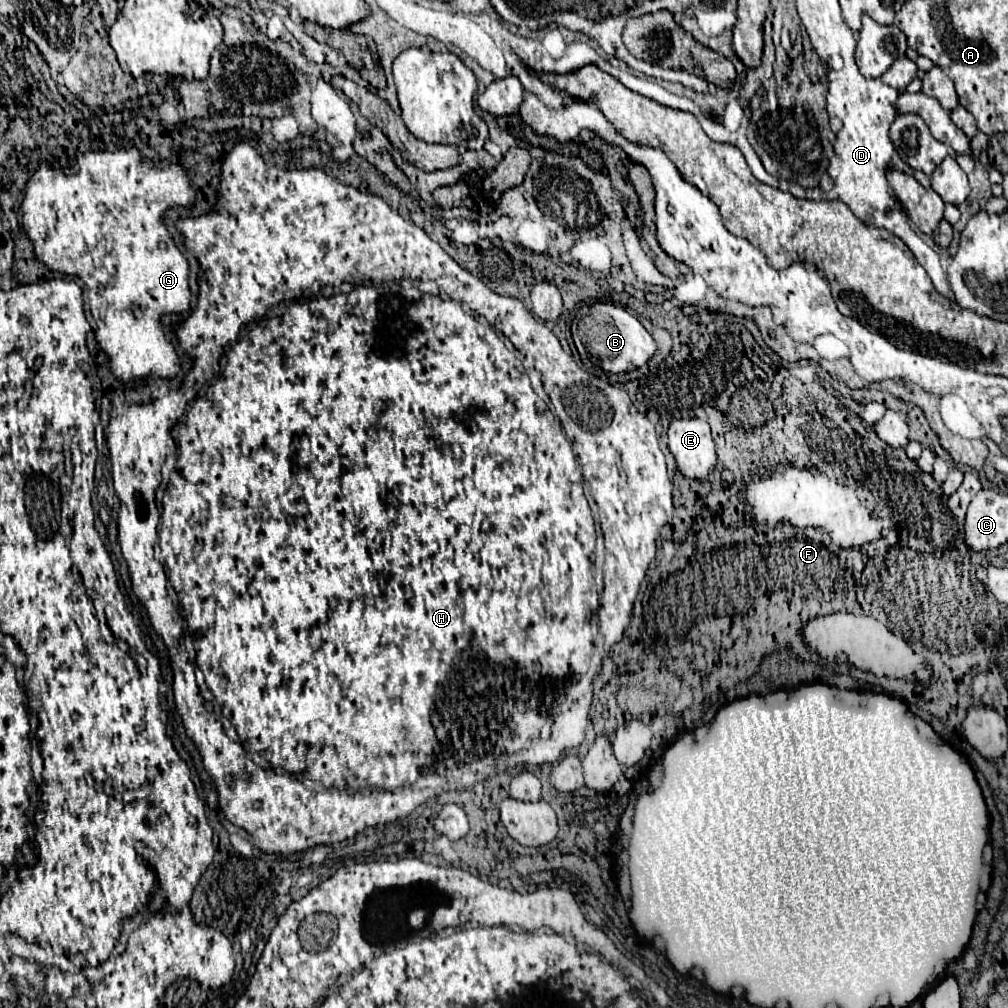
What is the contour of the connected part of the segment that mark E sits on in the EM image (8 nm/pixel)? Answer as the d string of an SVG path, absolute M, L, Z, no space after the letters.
M675 419L669 425L669 451L679 471L695 481L707 481L717 465L717 451L709 423L701 419Z

